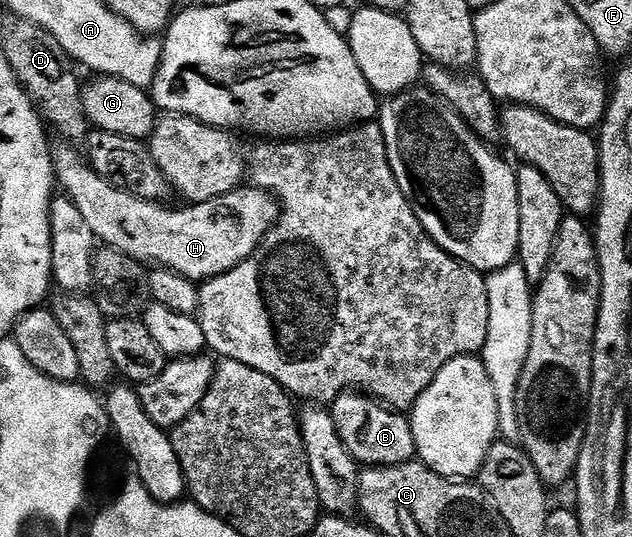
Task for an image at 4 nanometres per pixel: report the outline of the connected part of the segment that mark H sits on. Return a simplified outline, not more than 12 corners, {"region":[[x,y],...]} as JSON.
{"region":[[76,146],[52,148],[93,236],[204,281],[253,255],[278,200],[242,185],[206,203],[144,199]]}

